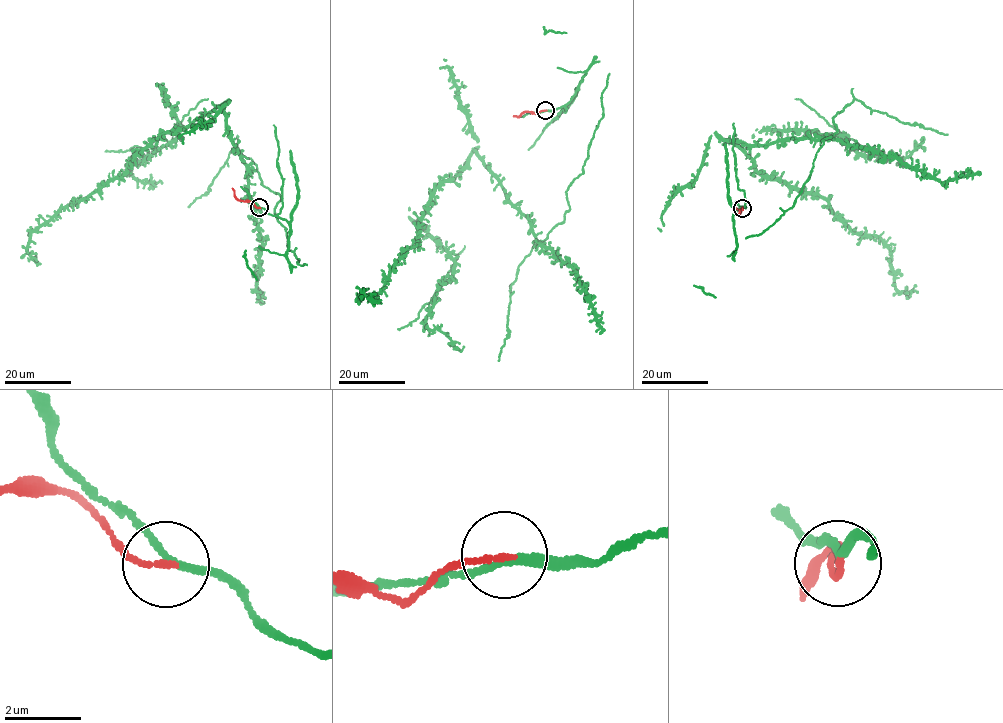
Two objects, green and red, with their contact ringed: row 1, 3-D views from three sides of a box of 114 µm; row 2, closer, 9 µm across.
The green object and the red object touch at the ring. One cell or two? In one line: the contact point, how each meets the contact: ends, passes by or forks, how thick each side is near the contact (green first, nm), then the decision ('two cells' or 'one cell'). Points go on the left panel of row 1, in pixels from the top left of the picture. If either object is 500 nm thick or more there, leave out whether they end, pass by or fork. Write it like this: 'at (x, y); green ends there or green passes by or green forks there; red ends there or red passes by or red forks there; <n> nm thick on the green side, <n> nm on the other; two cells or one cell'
at (259, 207); green passes by; red ends there; 170 nm thick on the green side, 150 nm on the other; two cells

